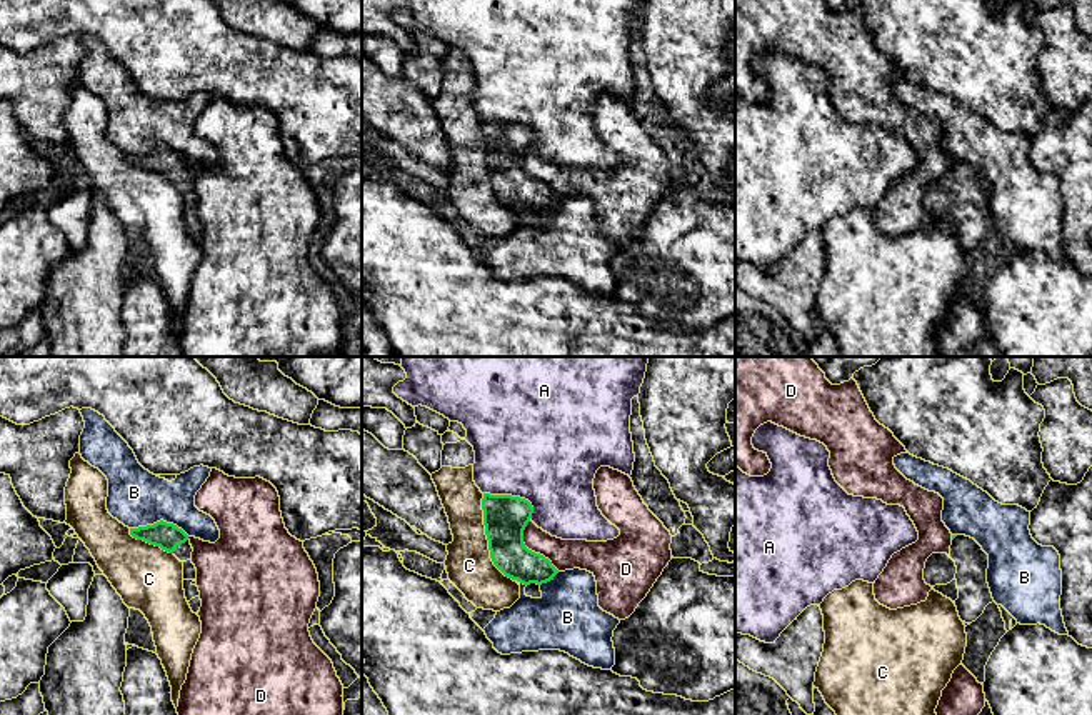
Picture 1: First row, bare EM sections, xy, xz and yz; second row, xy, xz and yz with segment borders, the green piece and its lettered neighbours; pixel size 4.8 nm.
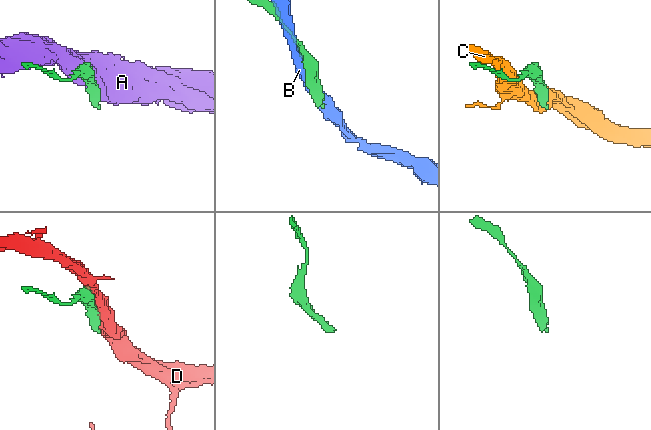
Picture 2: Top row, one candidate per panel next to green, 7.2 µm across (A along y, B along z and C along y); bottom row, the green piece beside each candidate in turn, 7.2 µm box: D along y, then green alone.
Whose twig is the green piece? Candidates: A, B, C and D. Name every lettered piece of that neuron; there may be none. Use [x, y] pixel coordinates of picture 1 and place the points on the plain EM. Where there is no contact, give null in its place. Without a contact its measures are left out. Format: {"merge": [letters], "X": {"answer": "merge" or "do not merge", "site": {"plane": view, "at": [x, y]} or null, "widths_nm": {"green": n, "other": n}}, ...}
{"merge": [], "A": {"answer": "do not merge", "site": {"plane": "xz", "at": [514, 124]}, "widths_nm": {"green": 220, "other": 480}}, "B": {"answer": "do not merge", "site": {"plane": "xy", "at": [160, 147]}, "widths_nm": {"green": 130, "other": 240}}, "C": {"answer": "do not merge", "site": {"plane": "xz", "at": [487, 165]}, "widths_nm": {"green": 220, "other": 220}}, "D": {"answer": "do not merge", "site": {"plane": "xz", "at": [530, 177]}, "widths_nm": {"green": 220, "other": 140}}}

